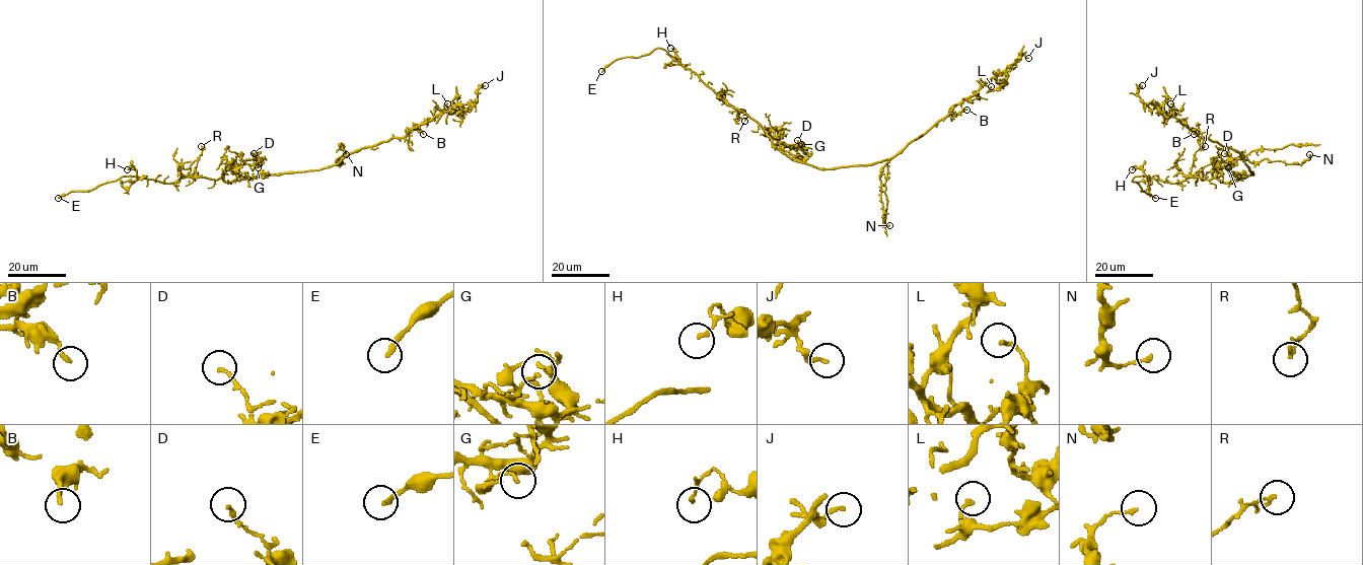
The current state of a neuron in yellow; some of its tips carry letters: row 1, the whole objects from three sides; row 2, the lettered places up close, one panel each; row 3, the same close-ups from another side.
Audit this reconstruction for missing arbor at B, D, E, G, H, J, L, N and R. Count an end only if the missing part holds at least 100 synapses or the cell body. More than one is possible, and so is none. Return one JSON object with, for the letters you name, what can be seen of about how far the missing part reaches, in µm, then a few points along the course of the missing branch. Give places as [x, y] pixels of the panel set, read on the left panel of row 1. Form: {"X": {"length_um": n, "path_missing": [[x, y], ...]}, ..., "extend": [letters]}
{"E": {"length_um": 30, "path_missing": [[58, 198], [30, 211], [7, 214]]}, "extend": ["E"]}

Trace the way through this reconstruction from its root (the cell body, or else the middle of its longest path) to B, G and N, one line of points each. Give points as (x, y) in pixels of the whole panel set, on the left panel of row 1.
B: (276, 173), (327, 168), (353, 152), (393, 137), (404, 137), (413, 130), (420, 130), (423, 134)
G: (276, 173), (243, 177), (236, 171), (236, 166), (245, 163), (258, 167)
N: (276, 173), (327, 168), (344, 156), (339, 162), (336, 159), (340, 163), (339, 158), (346, 154)

